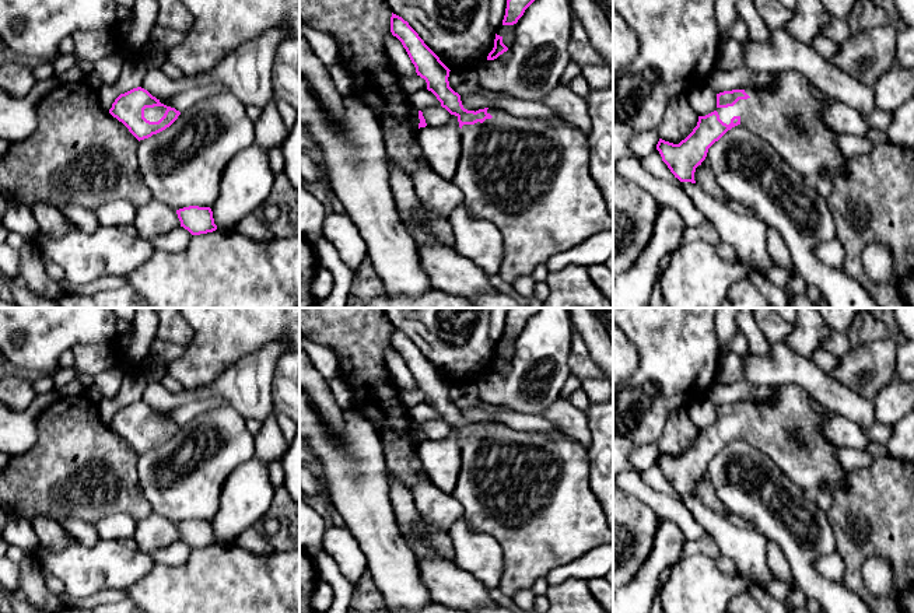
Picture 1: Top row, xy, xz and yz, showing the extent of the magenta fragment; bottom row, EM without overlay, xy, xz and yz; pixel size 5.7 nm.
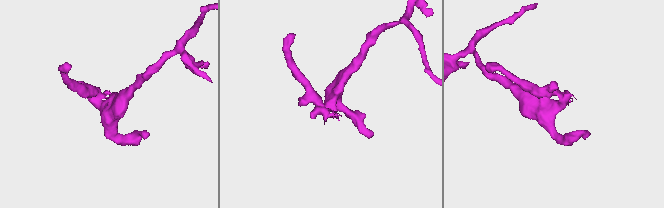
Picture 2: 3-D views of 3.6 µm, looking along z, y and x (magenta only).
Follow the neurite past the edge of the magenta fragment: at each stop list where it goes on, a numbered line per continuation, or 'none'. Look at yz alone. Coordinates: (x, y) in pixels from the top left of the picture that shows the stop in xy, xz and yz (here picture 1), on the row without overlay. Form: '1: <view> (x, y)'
1: yz (787, 428)

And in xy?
1: xy (154, 427)

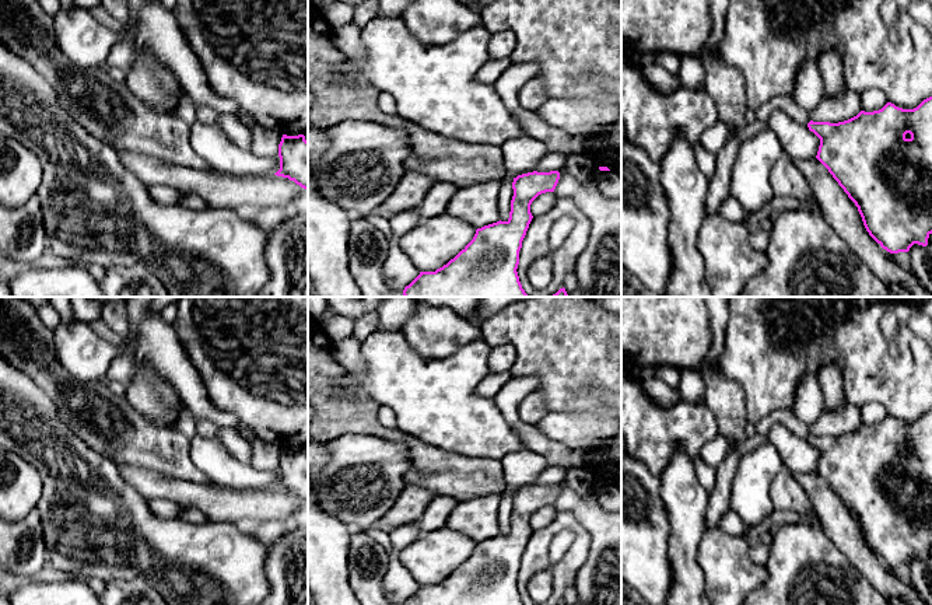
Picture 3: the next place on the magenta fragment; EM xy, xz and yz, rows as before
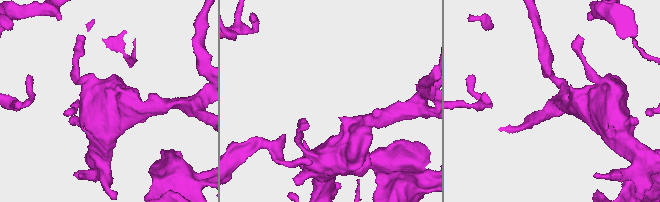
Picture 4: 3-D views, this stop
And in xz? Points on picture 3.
none

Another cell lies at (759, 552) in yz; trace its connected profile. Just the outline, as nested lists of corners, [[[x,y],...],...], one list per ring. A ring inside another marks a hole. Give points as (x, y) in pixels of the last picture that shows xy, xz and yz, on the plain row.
[[[763,542],[750,545],[749,555],[756,564],[764,566],[770,553],[770,546]]]

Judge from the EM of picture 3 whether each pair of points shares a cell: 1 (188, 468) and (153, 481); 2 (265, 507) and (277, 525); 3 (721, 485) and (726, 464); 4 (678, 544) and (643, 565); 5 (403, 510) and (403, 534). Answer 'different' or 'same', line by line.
1: different
2: different
3: same
4: different
5: different

